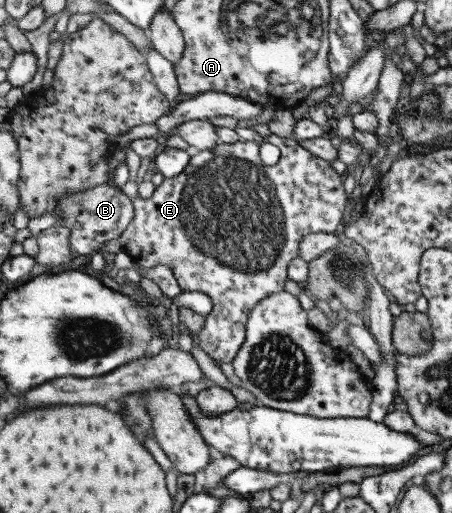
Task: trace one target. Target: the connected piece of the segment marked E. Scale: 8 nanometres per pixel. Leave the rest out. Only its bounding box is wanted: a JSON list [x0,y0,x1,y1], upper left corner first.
[118,138,349,365]

